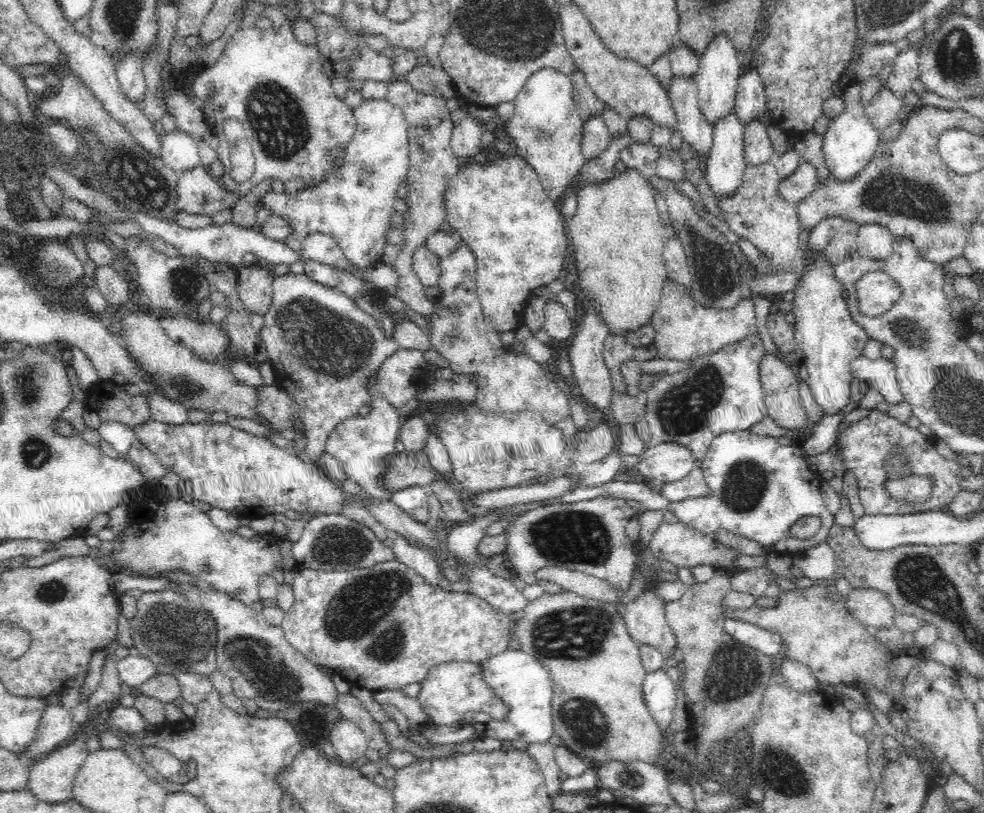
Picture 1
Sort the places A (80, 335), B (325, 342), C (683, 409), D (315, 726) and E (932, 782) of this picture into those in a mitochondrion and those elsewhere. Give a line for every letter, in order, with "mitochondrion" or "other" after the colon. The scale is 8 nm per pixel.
A: other
B: mitochondrion
C: mitochondrion
D: other
E: other

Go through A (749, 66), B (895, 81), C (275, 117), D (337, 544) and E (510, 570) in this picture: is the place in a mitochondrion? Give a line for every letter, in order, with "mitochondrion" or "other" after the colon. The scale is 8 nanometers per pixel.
A: other
B: other
C: mitochondrion
D: mitochondrion
E: other

